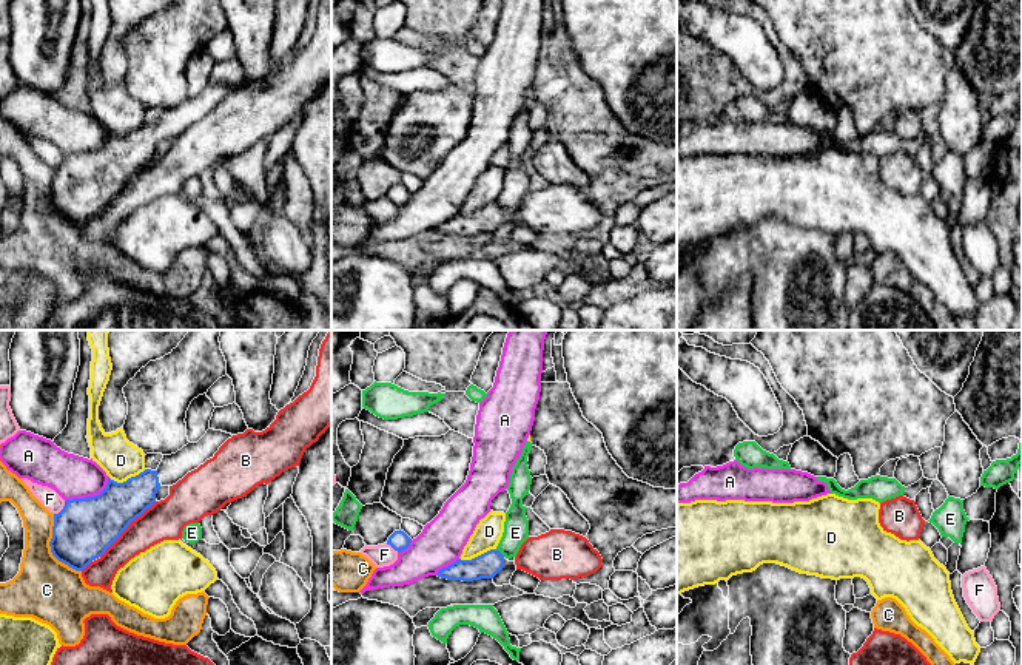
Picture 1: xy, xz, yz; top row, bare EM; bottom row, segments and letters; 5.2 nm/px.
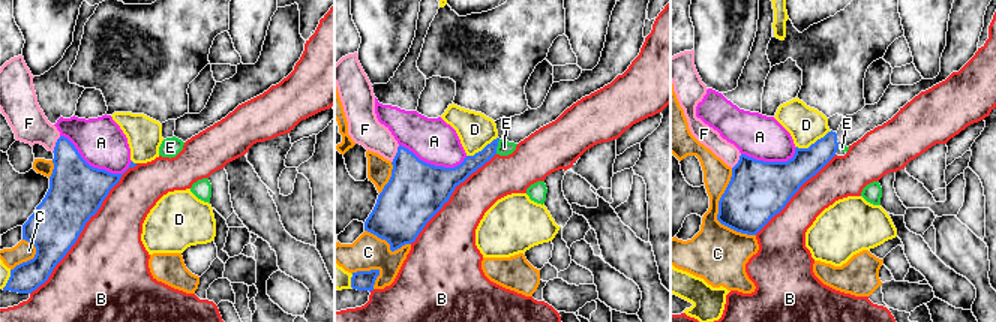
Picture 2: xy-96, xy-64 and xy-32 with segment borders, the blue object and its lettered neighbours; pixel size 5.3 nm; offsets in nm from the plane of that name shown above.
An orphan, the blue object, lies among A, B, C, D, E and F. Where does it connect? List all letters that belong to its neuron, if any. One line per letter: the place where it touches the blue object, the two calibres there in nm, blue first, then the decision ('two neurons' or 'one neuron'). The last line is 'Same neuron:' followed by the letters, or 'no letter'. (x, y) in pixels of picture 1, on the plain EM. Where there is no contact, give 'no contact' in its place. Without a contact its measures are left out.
A: meets blue in xy at (90, 151); 320 nm thick on the blue side, 220 nm on the other; two neurons
B: meets blue in xy at (125, 182); 320 nm thick on the blue side, 200 nm on the other; two neurons
C: meets blue in xy at (51, 202); 320 nm thick on the blue side, 320 nm on the other; two neurons
D: meets blue in xy at (128, 133); 240 nm thick on the blue side, 200 nm on the other; two neurons
E: meets blue in xz at (500, 207); 140 nm thick on the blue side, 130 nm on the other; two neurons
F: meets blue in xy at (62, 164); 320 nm thick on the blue side, 100 nm on the other; two neurons
Same neuron: no letter

